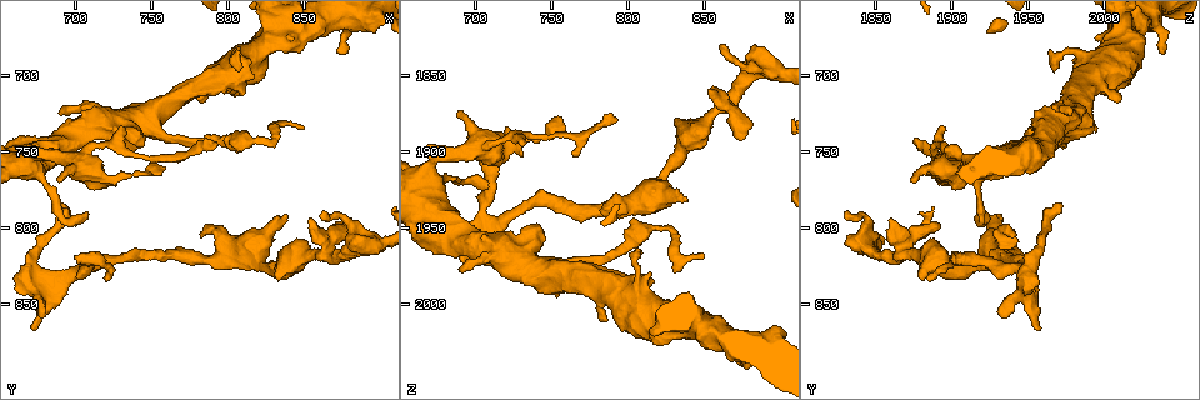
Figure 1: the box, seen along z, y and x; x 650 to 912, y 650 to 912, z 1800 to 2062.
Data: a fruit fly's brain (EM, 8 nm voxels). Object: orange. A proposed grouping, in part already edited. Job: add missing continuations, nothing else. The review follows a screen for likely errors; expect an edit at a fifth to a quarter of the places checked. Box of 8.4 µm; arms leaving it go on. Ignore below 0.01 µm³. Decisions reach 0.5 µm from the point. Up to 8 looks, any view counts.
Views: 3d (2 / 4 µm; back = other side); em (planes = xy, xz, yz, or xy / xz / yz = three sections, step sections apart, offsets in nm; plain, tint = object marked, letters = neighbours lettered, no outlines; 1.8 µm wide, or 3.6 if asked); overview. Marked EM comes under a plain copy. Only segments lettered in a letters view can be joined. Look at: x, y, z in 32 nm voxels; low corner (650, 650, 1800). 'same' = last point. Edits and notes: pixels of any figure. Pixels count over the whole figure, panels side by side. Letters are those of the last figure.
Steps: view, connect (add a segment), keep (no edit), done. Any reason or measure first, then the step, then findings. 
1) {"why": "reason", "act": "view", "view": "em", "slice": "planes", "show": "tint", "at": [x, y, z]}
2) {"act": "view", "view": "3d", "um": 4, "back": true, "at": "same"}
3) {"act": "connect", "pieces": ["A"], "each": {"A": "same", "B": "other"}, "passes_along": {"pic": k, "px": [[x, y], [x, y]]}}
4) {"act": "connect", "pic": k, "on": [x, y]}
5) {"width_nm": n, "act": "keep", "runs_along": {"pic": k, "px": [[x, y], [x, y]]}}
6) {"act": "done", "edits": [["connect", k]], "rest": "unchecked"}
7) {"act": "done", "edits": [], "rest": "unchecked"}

{"why": "an open end", "act": "view", "view": "em", "slice": "planes", "show": "tint", "at": [874, 798, 1894]}

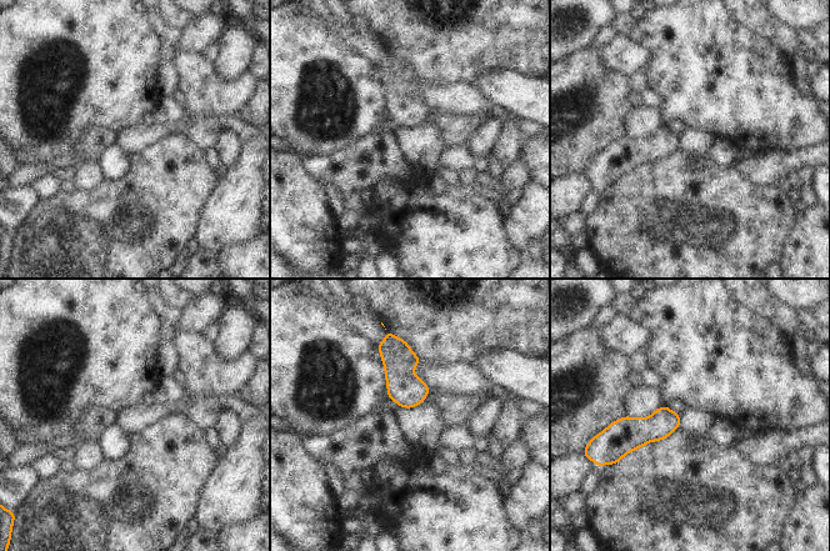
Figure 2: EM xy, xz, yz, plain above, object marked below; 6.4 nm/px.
{"act": "view", "view": "em", "slice": "planes", "show": "letters", "at": "same"}

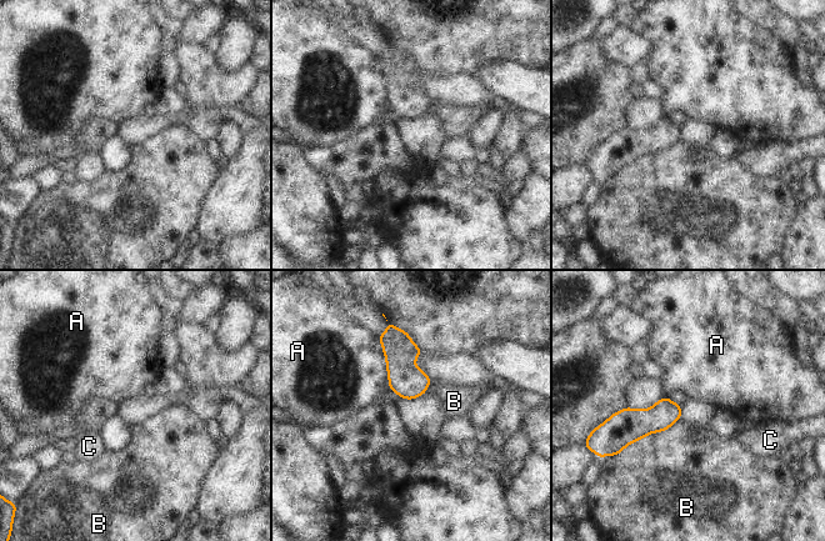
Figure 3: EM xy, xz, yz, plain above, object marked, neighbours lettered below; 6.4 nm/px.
{"width_nm": 160, "act": "keep", "each": {"A": "other", "B": "other", "C": "other"}, "border": {"pic": 3, "px": [[680, 417], [616, 455]]}, "found": "no lettered segment goes on from it"}

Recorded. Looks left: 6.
{"why": "free end", "act": "view", "view": "em", "um": 3.6, "slice": "yz", "step": 8, "show": "tint", "at": [672, 866, 1958]}

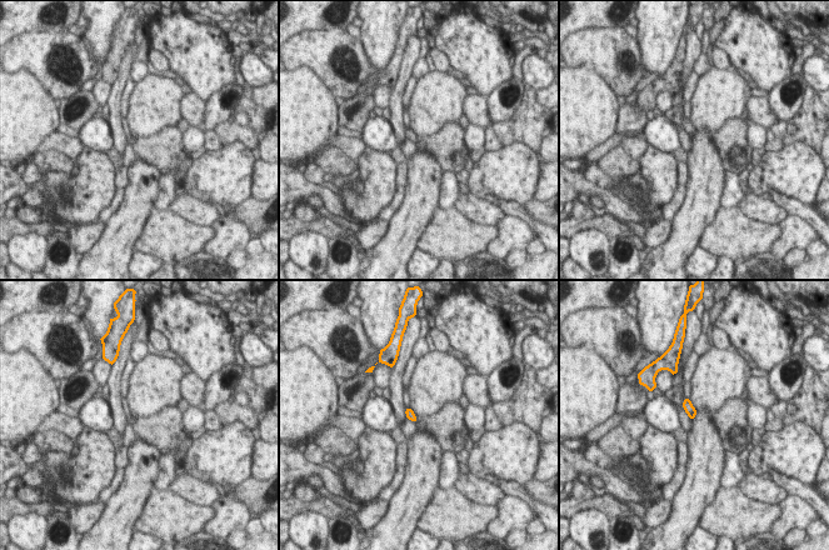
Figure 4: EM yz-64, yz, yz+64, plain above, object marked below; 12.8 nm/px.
{"why": "cut it another way", "act": "view", "view": "em", "um": 3.6, "slice": "planes", "show": "letters", "at": "same"}

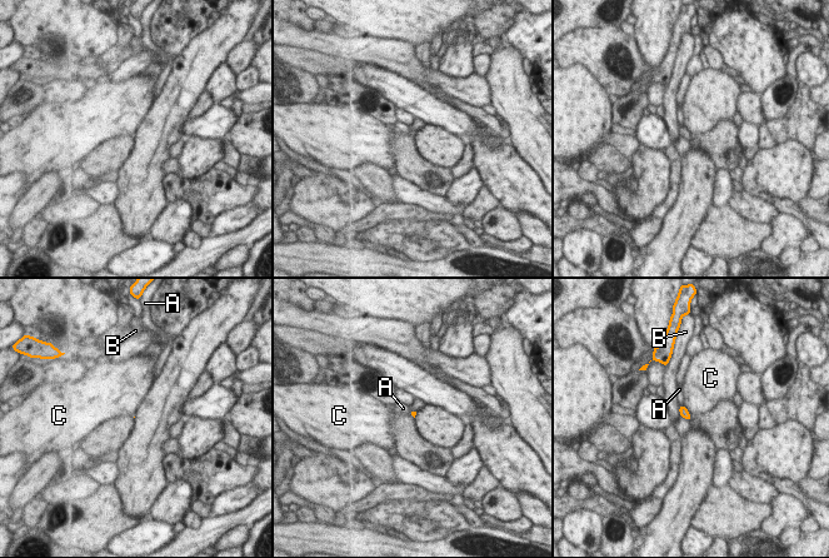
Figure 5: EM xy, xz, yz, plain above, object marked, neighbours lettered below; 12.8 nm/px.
{"act": "keep", "each": {"A": "other", "B": "other", "C": "other"}, "border": {"pic": 5, "px": [[683, 405], [692, 417]]}, "found": "no lettered segment goes on from it"}

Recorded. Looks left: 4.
{"why": "an open end", "act": "view", "view": "em", "slice": "planes", "show": "letters", "at": [708, 790, 1922]}

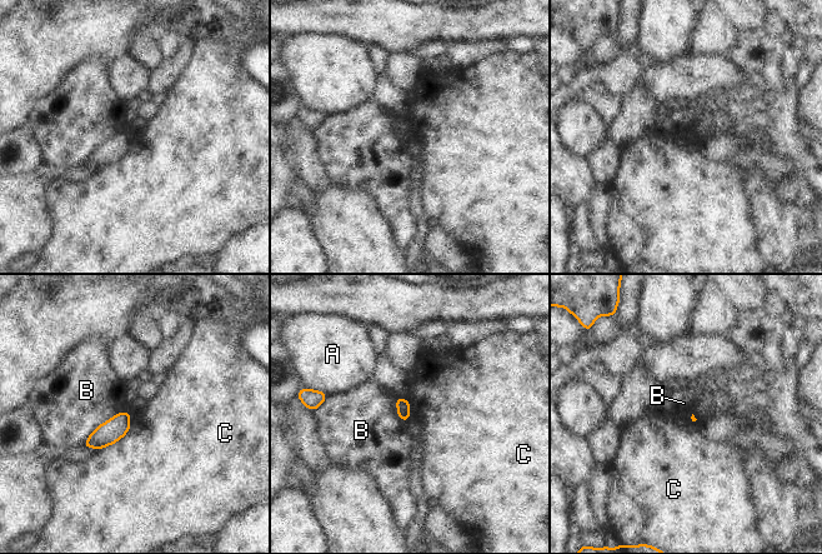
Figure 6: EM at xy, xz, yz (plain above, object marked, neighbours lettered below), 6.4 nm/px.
{"act": "keep", "each": {"A": "other", "B": "other", "C": "other"}, "border": {"pic": 6, "px": [[130, 412], [130, 428], [98, 450]]}, "found": "no lettered segment goes on from it"}

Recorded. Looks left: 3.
{"act": "done", "edits": [], "rest": "unchecked"}

